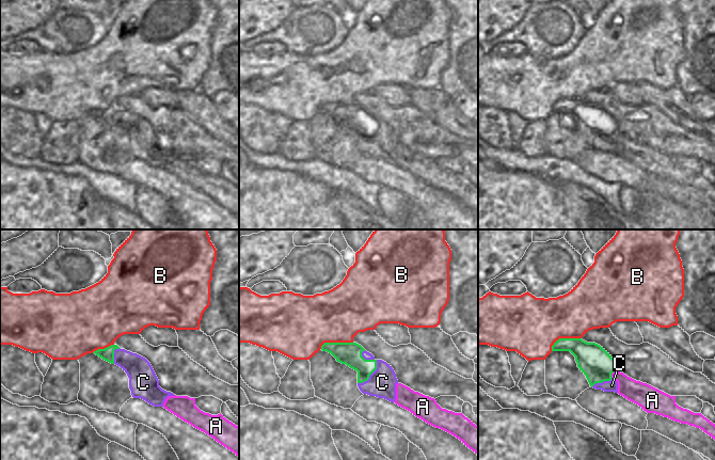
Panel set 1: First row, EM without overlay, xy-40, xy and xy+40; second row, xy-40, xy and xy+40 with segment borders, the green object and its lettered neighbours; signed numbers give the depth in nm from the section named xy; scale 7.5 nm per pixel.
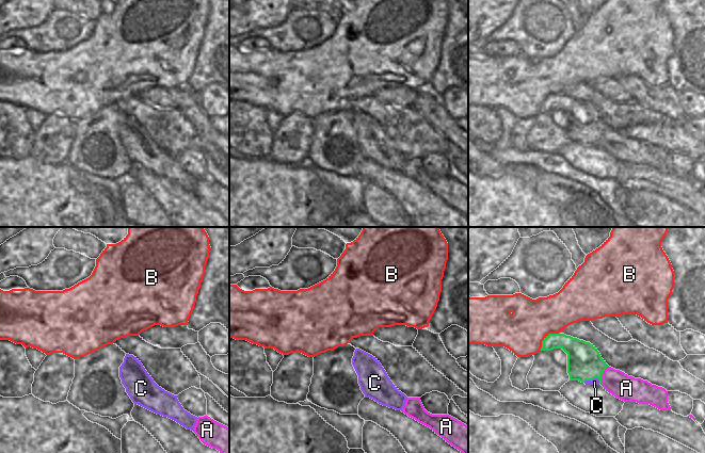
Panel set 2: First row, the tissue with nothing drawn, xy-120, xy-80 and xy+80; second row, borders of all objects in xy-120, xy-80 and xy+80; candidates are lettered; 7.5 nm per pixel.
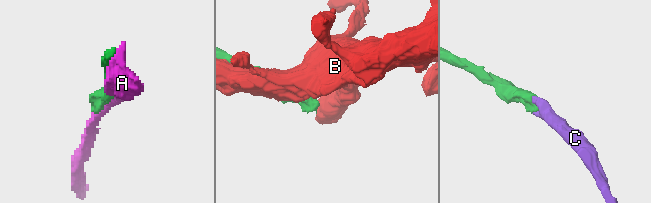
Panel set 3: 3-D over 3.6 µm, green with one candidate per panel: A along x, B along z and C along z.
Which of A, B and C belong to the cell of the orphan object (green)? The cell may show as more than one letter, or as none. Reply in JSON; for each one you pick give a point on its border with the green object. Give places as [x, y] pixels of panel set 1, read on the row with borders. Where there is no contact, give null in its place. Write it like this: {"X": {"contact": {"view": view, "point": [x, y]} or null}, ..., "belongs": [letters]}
{"C": {"contact": {"view": "xy", "point": [370, 374]}}, "belongs": ["C"]}

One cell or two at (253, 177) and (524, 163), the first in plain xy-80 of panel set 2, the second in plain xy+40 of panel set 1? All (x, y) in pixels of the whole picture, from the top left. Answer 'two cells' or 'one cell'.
two cells

